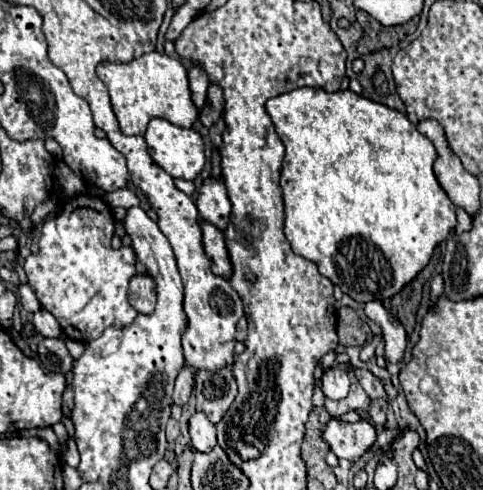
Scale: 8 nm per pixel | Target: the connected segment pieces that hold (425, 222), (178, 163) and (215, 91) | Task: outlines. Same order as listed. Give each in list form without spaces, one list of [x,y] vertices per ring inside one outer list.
[[[301,87],[269,99],[267,113],[275,125],[277,135],[281,137],[281,143],[285,145],[285,159],[281,167],[281,191],[283,191],[283,211],[285,211],[285,237],[293,253],[313,261],[321,275],[331,279],[335,285],[341,287],[343,293],[347,293],[359,303],[387,301],[393,295],[397,295],[407,283],[411,283],[427,267],[429,259],[433,257],[433,249],[439,247],[443,241],[447,241],[457,225],[457,207],[451,203],[451,199],[435,179],[433,165],[437,161],[437,149],[433,147],[433,143],[425,135],[421,135],[419,129],[403,113],[389,109],[381,103],[375,103],[371,99],[365,99],[349,89],[327,93],[323,89]]]
[[[153,119],[147,127],[145,141],[149,147],[151,159],[167,171],[173,179],[187,179],[193,181],[205,167],[205,149],[203,149],[203,139],[197,131],[193,129],[183,129],[177,125],[171,125],[167,119]]]
[[[211,83],[211,85],[209,85],[209,91],[207,91],[205,107],[201,109],[201,115],[199,115],[201,123],[203,123],[205,127],[211,127],[211,125],[219,119],[219,115],[221,115],[221,111],[223,111],[223,105],[225,105],[225,99],[223,99],[221,87],[219,87],[217,83]]]

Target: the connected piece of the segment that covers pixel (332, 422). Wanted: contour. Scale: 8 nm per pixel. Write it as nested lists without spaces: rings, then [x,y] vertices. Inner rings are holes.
[[[331,417],[323,425],[321,439],[331,447],[331,451],[339,459],[355,461],[359,459],[367,449],[373,447],[377,433],[369,421],[359,421],[359,423],[345,423],[337,417]]]

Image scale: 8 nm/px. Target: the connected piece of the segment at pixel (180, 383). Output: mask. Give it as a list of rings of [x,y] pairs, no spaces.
[[[183,367],[181,373],[175,379],[175,389],[173,389],[173,403],[175,405],[185,405],[189,395],[191,395],[191,387],[193,387],[193,373]]]

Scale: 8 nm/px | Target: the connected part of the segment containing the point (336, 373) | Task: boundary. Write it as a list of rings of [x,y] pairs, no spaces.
[[[327,369],[323,373],[323,393],[329,397],[329,399],[335,399],[335,401],[341,401],[349,395],[349,375],[347,371],[341,371],[341,369]]]

